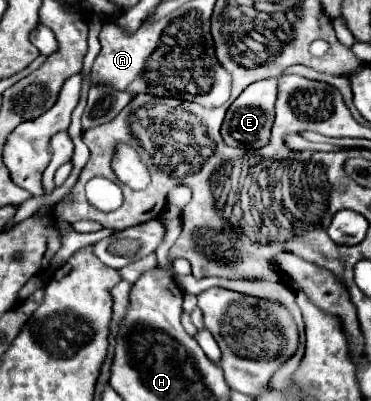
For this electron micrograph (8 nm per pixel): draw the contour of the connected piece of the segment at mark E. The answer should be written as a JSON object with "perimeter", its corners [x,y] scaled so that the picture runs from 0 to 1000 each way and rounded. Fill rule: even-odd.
{"perimeter":[[[744,195],[701,200],[674,209],[615,269],[604,309],[598,309],[598,344],[615,364],[658,369],[658,374],[701,374],[728,354],[728,319],[739,309],[739,249],[744,249]]]}

